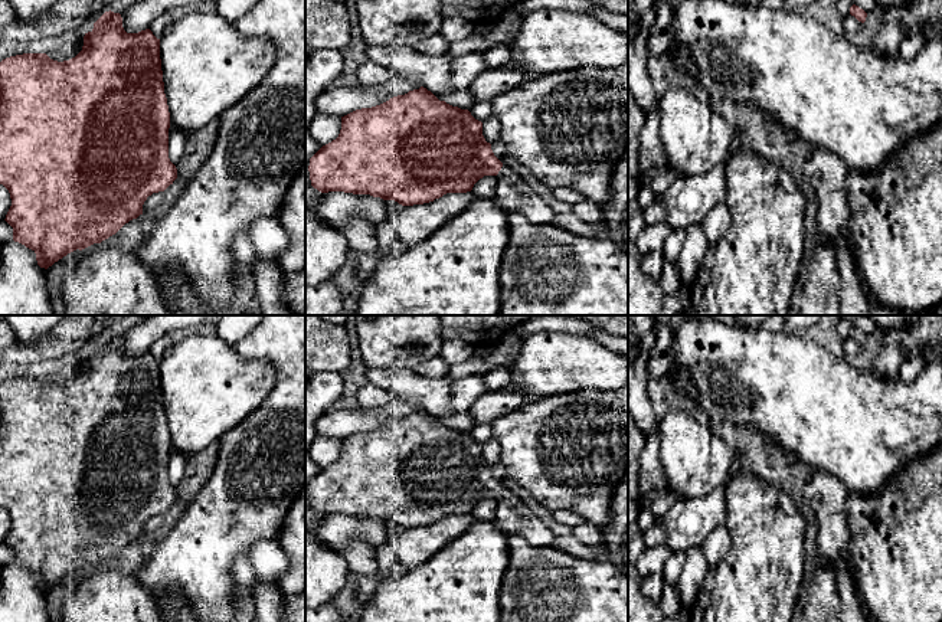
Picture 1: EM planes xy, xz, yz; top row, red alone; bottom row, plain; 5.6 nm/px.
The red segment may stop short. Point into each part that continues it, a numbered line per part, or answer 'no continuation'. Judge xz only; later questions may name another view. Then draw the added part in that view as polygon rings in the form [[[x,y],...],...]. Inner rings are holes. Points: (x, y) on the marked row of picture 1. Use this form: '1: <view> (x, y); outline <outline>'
1: xz (514, 195); outline [[[503,164],[495,176],[498,193],[495,203],[507,213],[521,213],[534,225],[553,225],[556,213],[517,173]]]

